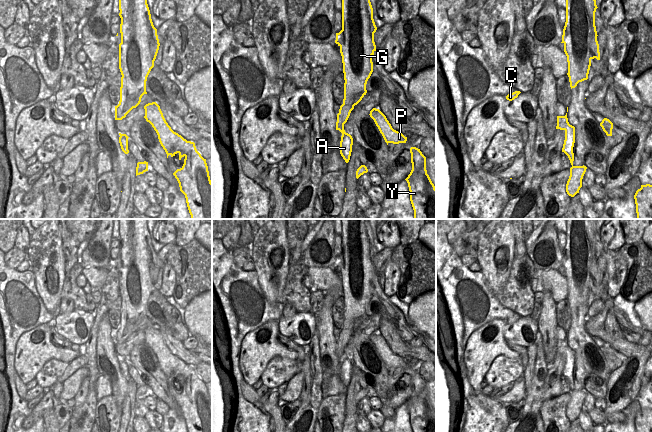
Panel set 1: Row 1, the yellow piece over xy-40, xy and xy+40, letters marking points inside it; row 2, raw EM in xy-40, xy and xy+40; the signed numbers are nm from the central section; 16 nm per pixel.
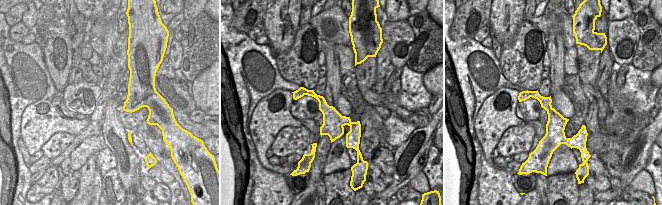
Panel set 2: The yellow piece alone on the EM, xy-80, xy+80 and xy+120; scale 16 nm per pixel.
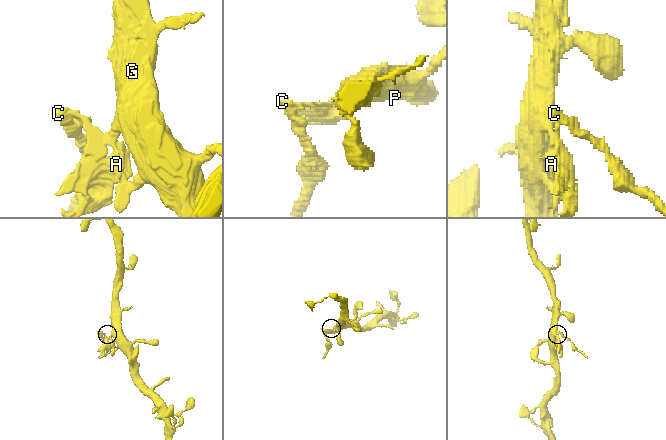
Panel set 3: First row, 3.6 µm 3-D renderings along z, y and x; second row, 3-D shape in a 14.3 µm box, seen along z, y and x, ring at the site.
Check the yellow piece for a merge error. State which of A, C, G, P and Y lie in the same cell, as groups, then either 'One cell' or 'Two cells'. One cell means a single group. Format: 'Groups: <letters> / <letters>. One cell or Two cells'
Groups: A C / G P Y. Two cells

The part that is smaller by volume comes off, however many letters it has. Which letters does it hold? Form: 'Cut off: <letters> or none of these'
Cut off: A, C

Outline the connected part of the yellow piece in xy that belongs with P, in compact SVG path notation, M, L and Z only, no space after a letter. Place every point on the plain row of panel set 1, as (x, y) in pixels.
M373 332L369 339L374 344L387 369L389 367L406 367L407 361L394 354L386 340L379 333Z

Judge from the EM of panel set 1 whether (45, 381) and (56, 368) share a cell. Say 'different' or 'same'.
same

